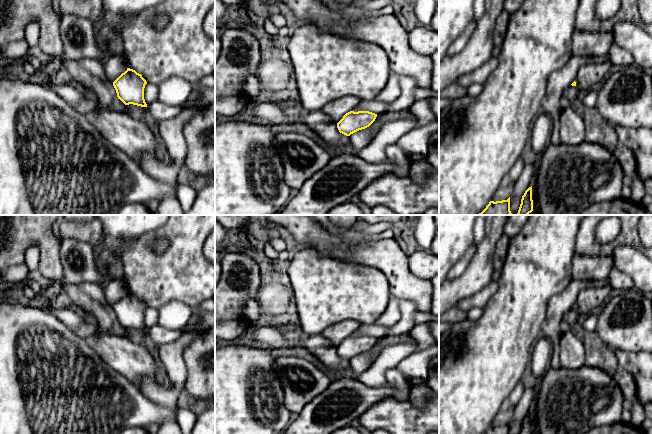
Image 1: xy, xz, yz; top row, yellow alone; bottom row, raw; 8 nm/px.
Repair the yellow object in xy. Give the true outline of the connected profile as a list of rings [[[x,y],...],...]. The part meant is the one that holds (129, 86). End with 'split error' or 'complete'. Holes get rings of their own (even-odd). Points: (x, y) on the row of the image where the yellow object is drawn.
[[[127,68],[114,82],[117,97],[125,105],[133,104],[147,107],[144,99],[144,88],[147,84],[141,74],[135,70]]]; complete

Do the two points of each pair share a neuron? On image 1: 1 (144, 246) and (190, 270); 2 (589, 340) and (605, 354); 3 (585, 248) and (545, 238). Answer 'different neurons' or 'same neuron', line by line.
1: same neuron
2: same neuron
3: different neurons

